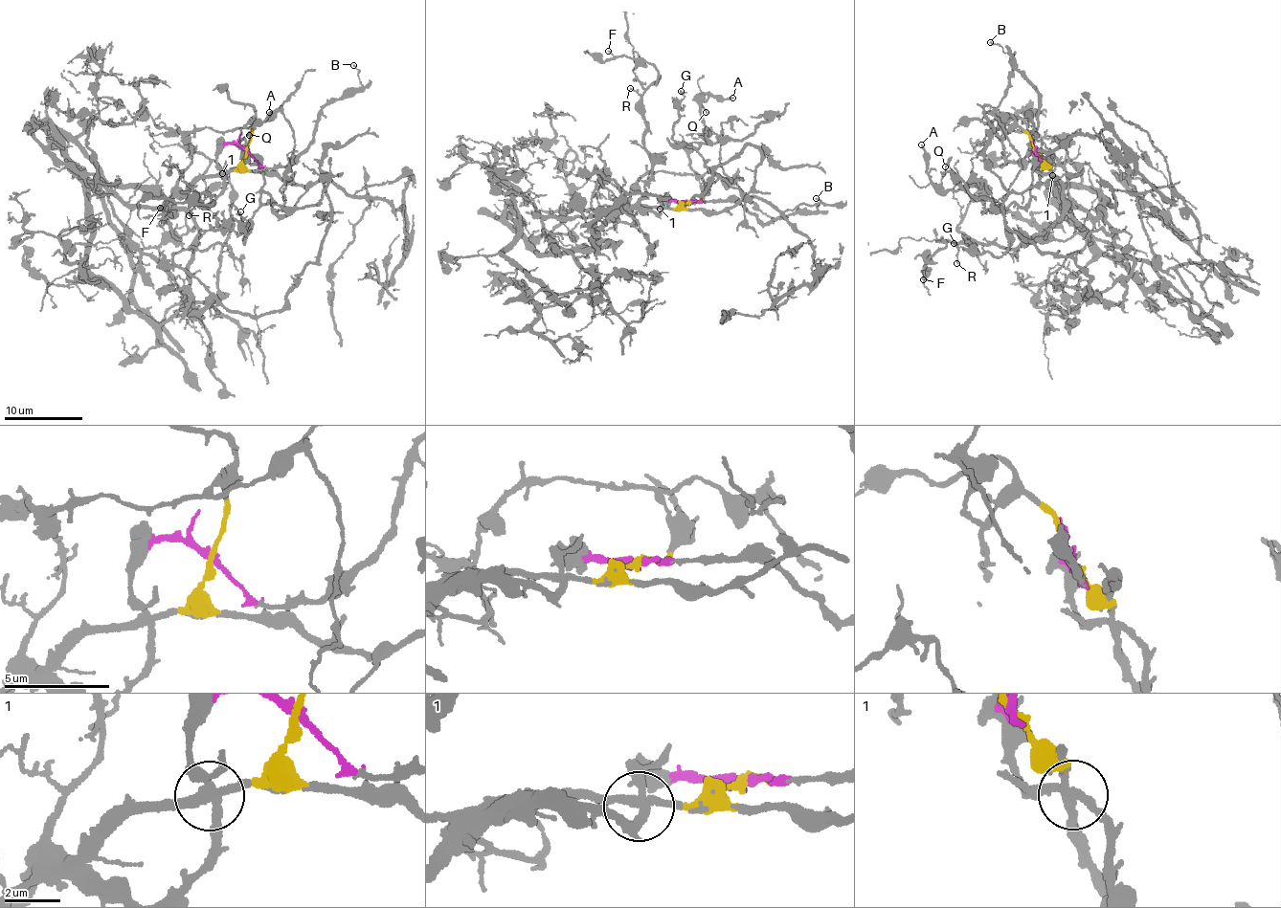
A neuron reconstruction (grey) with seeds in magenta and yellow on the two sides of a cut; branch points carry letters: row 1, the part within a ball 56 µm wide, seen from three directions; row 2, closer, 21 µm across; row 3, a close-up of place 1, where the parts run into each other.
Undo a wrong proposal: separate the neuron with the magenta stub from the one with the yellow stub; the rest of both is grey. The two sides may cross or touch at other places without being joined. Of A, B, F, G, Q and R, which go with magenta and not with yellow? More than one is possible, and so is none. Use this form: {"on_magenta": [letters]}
{"on_magenta": ["B", "F", "R"]}

